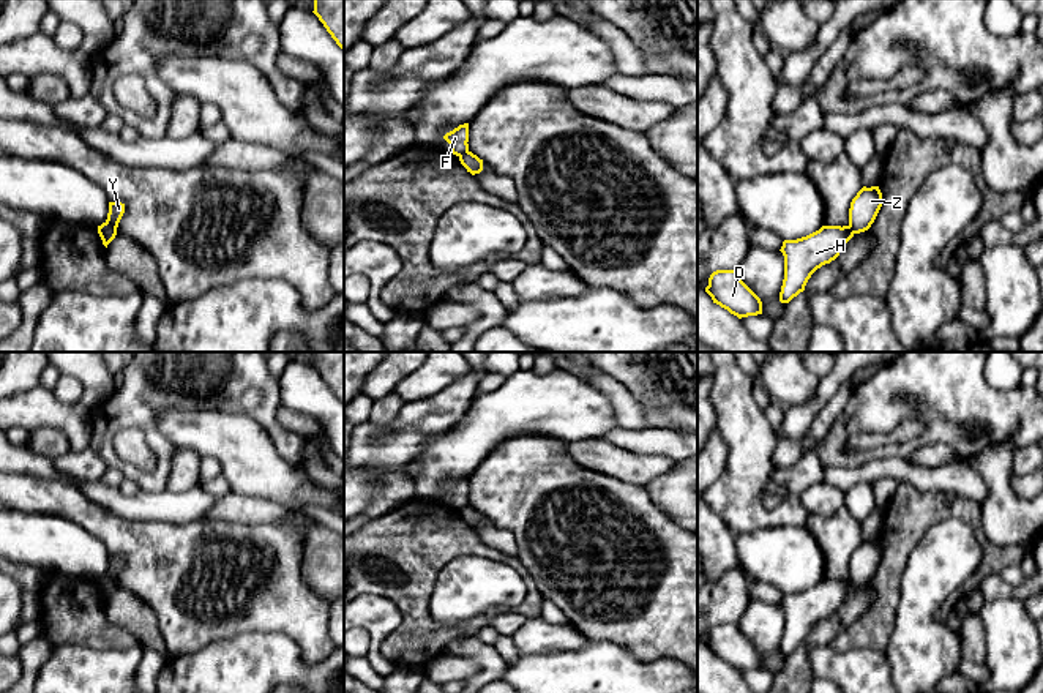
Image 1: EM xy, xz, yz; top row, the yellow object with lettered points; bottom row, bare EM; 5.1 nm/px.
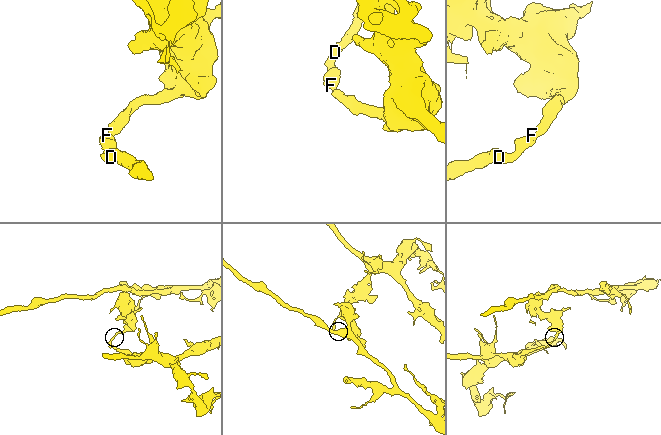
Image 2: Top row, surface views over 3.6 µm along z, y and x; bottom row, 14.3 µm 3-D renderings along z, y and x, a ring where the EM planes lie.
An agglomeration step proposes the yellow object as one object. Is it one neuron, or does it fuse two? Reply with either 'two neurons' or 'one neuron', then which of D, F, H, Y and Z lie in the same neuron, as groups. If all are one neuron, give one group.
two neurons; groups D F H / Y Z

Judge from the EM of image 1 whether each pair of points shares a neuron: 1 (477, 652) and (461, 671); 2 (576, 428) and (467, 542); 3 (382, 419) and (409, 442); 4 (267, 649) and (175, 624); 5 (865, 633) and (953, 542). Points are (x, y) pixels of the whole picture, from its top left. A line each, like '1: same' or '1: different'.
1: different
2: different
3: different
4: different
5: different

